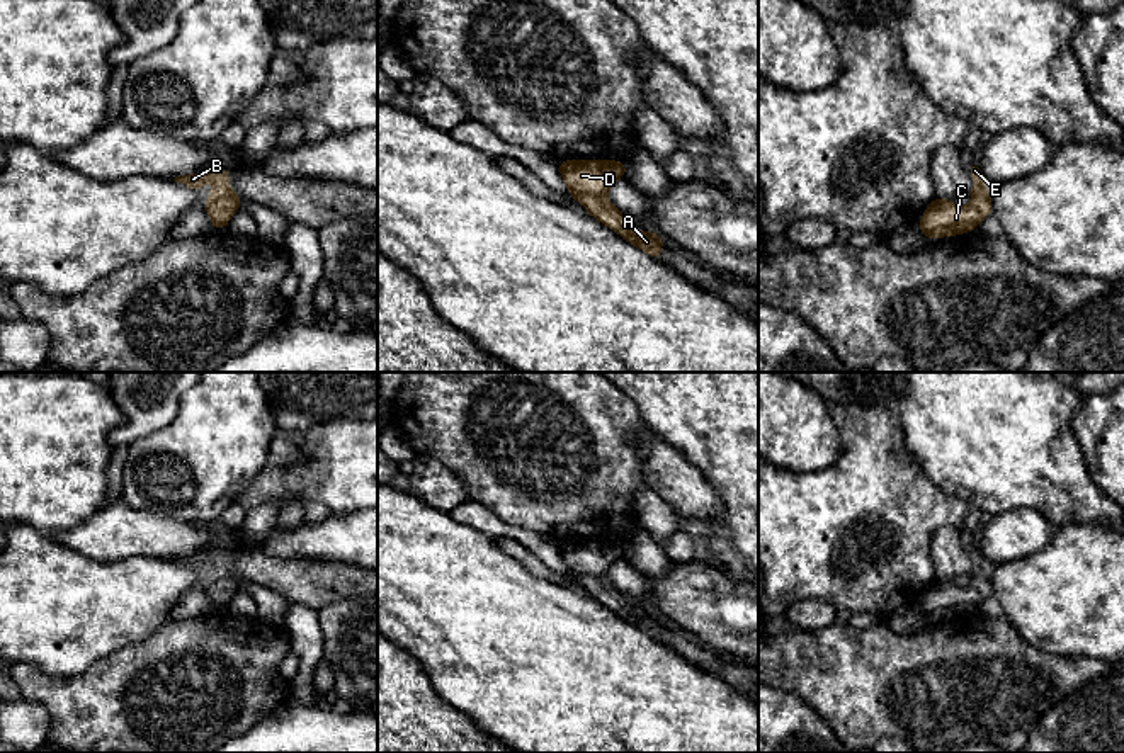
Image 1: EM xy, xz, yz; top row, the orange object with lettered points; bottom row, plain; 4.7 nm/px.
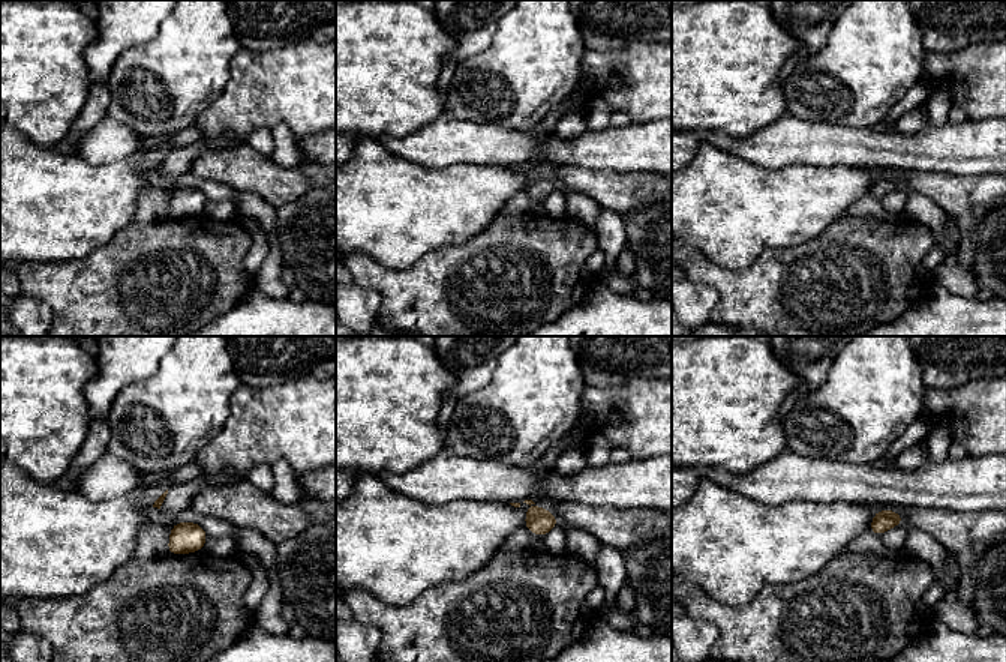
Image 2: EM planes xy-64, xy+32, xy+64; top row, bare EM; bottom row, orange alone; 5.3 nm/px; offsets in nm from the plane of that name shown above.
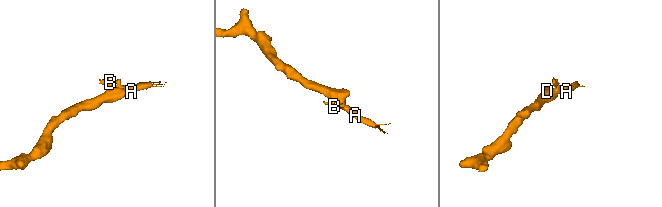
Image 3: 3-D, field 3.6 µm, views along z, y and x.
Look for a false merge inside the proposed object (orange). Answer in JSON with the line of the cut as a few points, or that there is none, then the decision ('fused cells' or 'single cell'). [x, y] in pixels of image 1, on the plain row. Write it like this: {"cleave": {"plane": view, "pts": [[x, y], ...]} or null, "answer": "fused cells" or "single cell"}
{"cleave": null, "answer": "single cell"}

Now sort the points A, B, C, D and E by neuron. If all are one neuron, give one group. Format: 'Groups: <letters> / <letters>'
Groups: A B C D E

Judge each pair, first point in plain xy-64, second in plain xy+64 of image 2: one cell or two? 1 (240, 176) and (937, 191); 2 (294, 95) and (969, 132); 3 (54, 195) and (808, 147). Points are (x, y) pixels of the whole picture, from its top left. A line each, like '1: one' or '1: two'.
1: one
2: two
3: two

